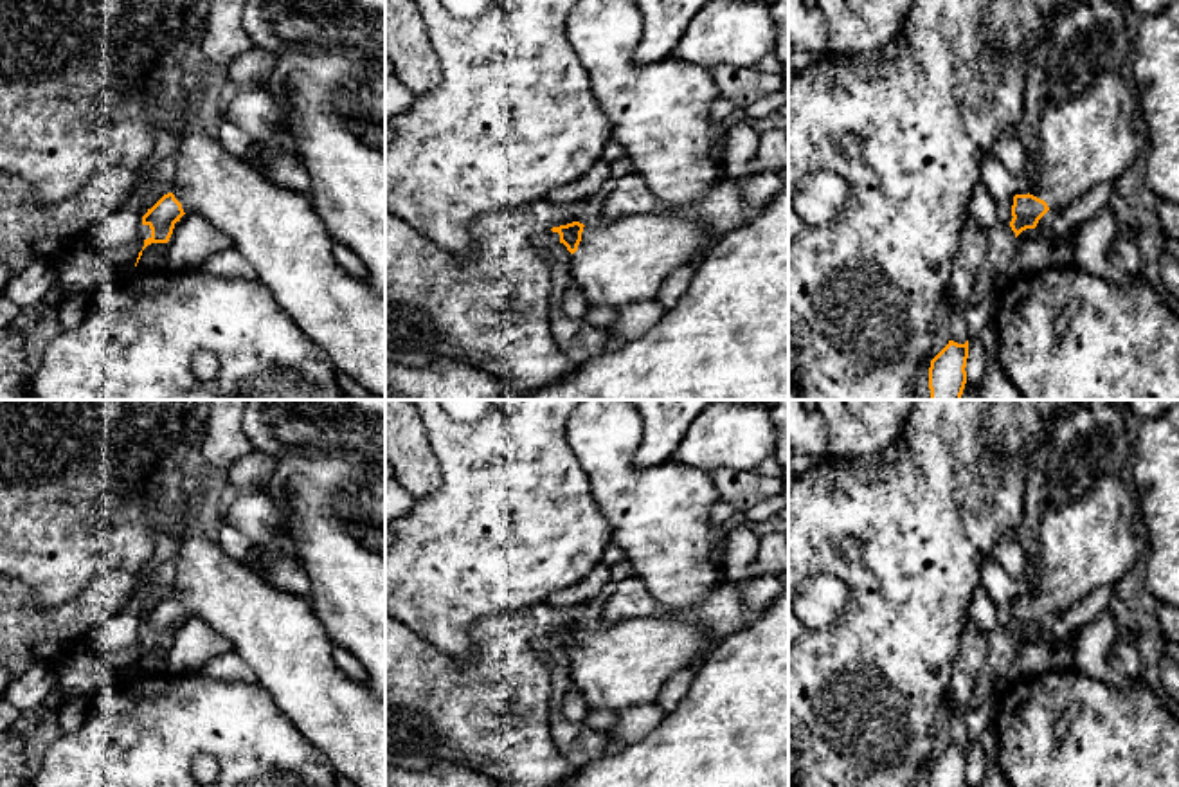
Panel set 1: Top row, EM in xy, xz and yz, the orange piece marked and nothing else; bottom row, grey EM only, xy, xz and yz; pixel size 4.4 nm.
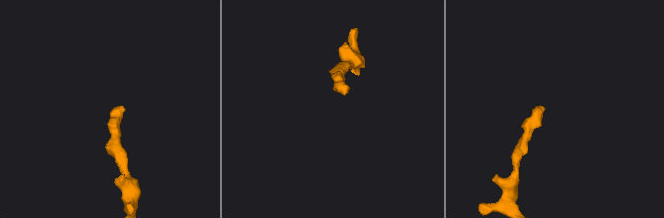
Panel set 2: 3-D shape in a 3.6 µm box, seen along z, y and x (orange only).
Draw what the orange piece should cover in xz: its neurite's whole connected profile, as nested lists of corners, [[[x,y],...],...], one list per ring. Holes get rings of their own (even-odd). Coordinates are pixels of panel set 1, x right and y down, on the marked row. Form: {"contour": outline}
{"contour": [[[653,213],[626,214],[605,225],[572,222],[551,231],[560,234],[560,243],[572,254],[571,283],[590,306],[612,308],[657,299],[662,283],[673,270],[702,259],[716,241],[716,236],[693,218]]]}

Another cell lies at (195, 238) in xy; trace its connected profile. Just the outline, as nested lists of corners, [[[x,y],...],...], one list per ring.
[[[184,214],[167,241],[166,268],[173,272],[200,268],[205,259],[229,247],[230,240],[205,216]]]

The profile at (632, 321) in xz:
[[[659,299],[641,301],[616,308],[616,319],[603,331],[610,337],[619,337],[623,342],[632,342],[646,335],[666,313]]]

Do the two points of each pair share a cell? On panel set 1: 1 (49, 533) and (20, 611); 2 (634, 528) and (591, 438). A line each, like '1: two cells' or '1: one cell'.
1: two cells
2: one cell

